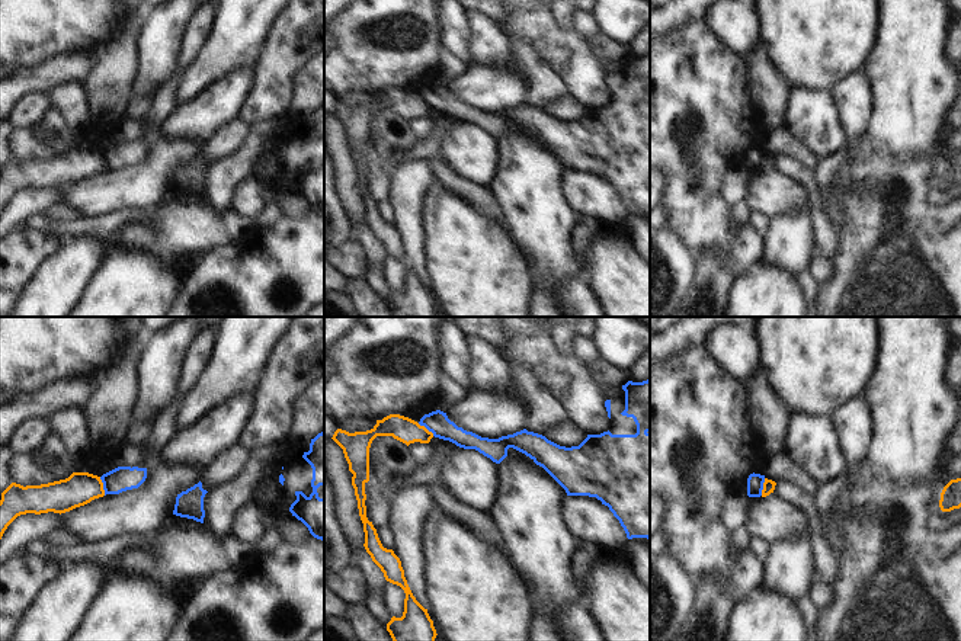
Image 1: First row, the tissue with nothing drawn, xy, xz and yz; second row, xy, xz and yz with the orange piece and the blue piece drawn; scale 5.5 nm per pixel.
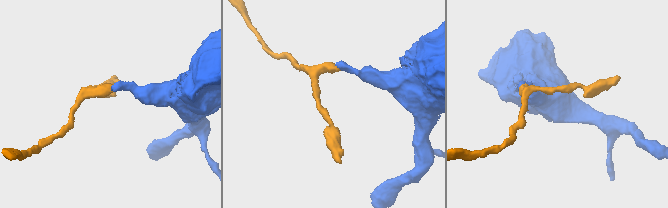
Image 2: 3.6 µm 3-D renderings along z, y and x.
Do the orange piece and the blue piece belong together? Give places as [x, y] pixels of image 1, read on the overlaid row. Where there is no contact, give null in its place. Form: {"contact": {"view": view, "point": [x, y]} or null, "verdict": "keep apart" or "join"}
{"contact": {"view": "xy", "point": [102, 486]}, "verdict": "keep apart"}

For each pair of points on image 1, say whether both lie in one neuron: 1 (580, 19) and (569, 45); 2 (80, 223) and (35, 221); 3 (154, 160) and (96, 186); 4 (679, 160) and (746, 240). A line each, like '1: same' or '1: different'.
1: different
2: same
3: same
4: same

